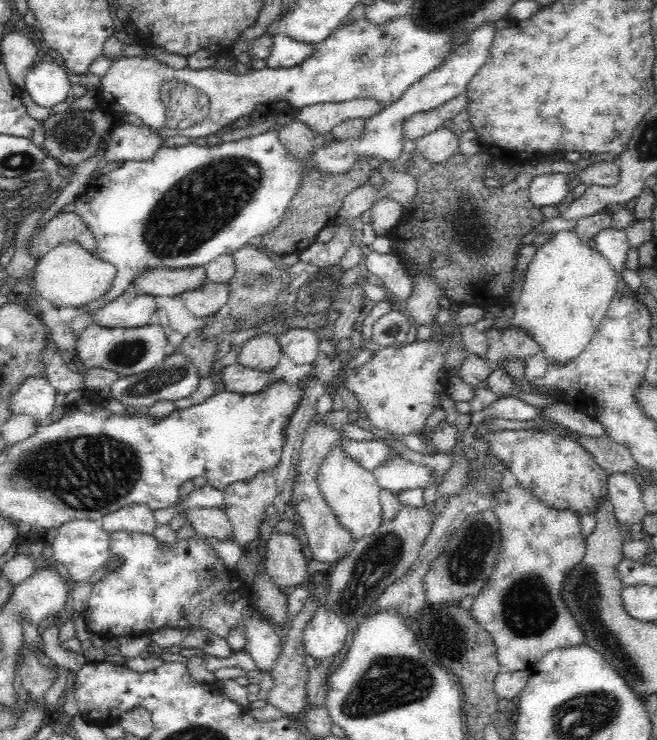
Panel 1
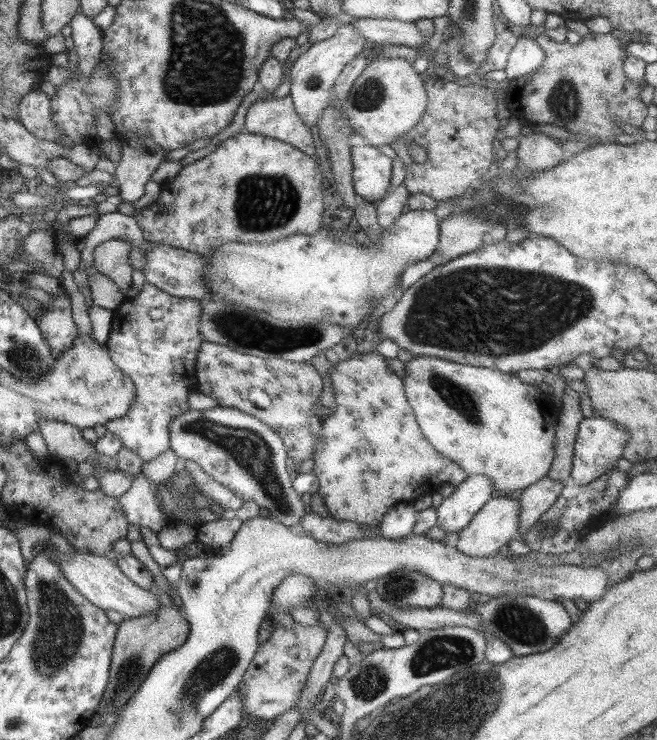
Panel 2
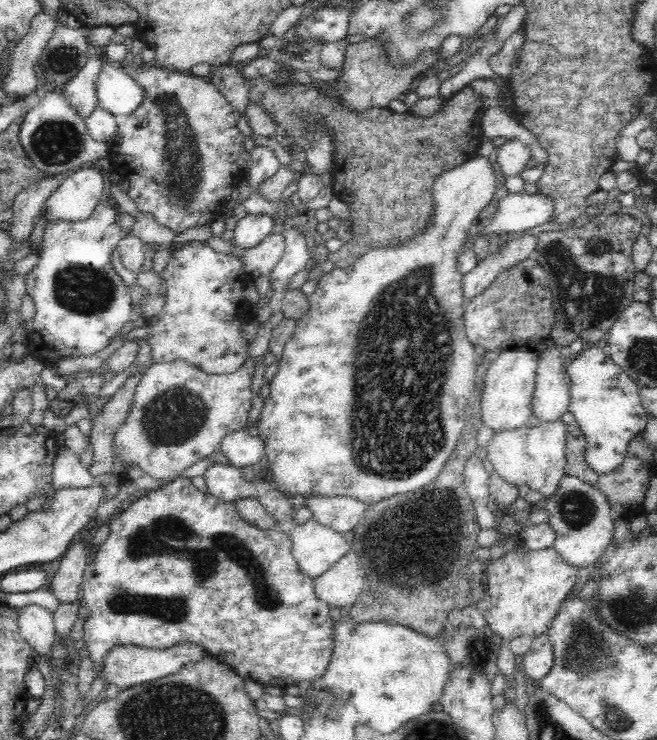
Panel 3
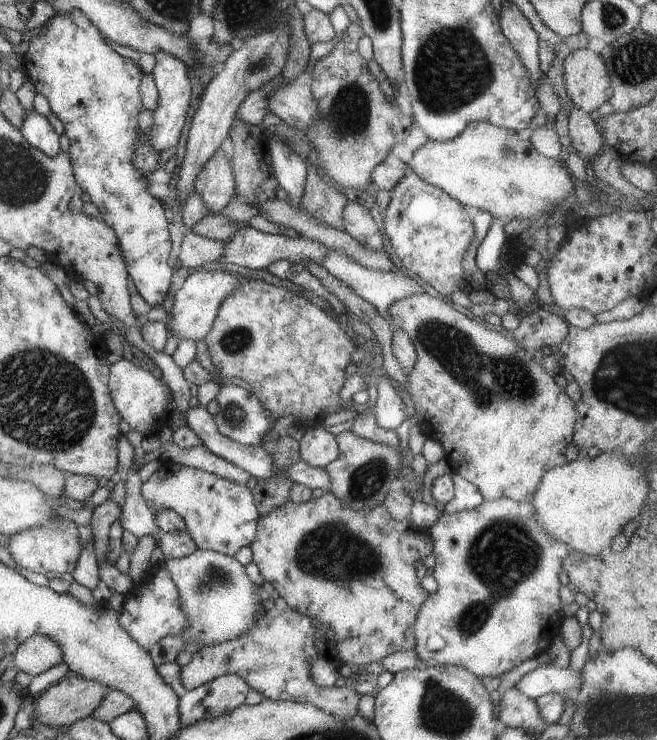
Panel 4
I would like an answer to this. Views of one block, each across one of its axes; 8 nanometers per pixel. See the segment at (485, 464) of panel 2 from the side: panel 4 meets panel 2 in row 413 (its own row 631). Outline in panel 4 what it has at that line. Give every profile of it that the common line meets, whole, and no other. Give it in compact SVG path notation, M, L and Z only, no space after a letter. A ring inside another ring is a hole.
M501 498L498 500L484 501L476 508L462 510L456 513L443 512L438 522L428 530L433 542L433 552L435 556L435 566L433 567L433 578L437 582L438 588L428 595L422 604L414 627L414 638L416 640L415 650L418 652L421 664L425 666L438 666L453 664L460 668L467 668L468 672L476 674L478 678L494 678L501 676L512 668L522 664L529 658L535 658L540 653L548 650L554 637L559 633L561 623L564 620L562 612L563 604L560 600L560 580L558 576L563 570L562 560L572 552L572 548L566 546L566 542L558 542L556 538L550 538L538 524L536 520L536 510L530 502L516 502L512 498Z

